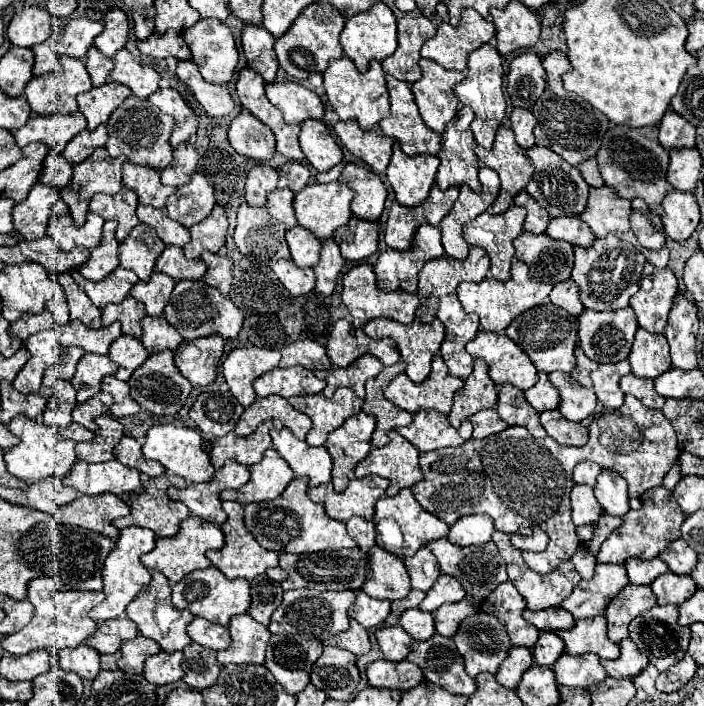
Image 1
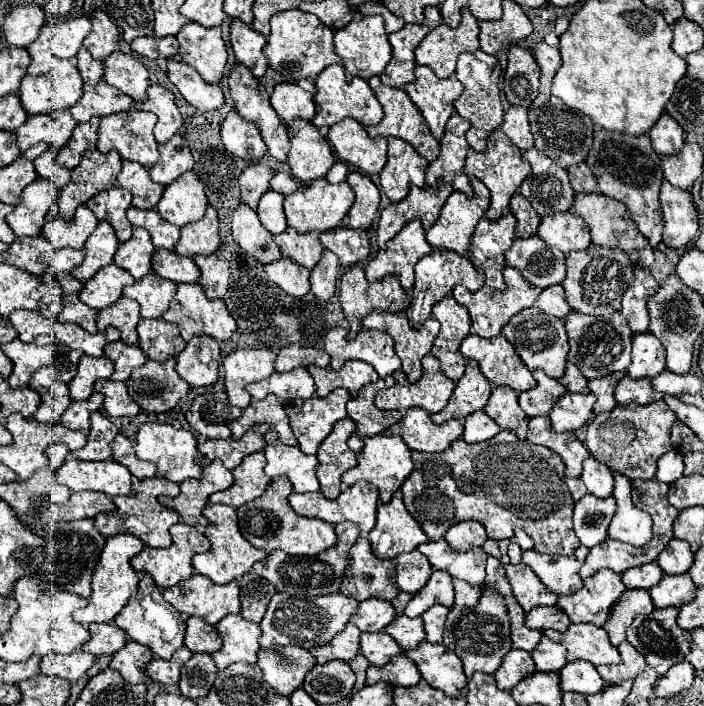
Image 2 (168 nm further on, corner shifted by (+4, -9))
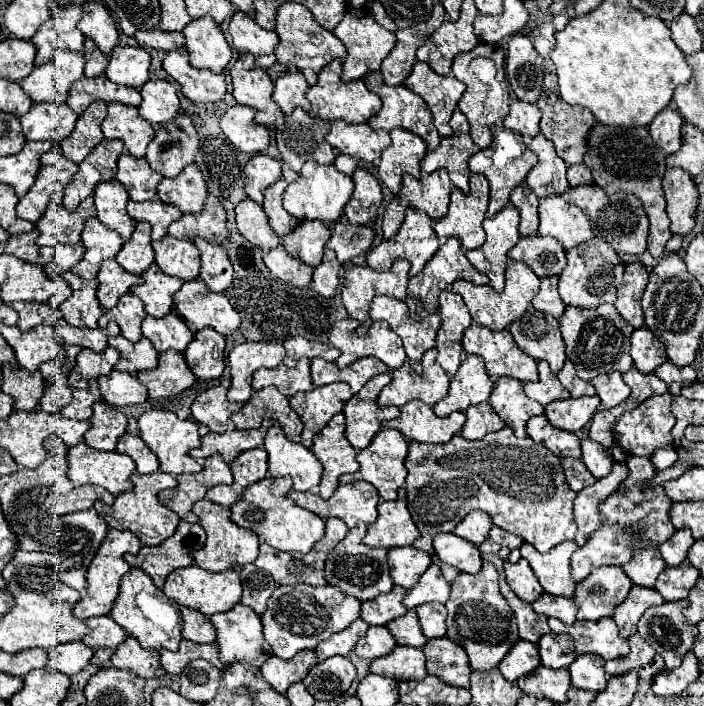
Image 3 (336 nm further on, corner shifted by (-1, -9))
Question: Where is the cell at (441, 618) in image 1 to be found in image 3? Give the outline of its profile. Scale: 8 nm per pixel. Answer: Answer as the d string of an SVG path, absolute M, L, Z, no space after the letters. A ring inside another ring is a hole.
M425 603L417 609L419 623L423 629L423 635L427 639L435 637L445 637L445 619L447 619L447 609L443 603Z

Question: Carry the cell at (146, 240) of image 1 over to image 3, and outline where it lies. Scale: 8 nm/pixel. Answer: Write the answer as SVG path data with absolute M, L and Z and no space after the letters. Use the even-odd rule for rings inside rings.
M137 223L131 239L123 243L123 247L117 253L115 261L127 273L141 275L143 271L147 271L151 267L151 263L155 263L155 255L153 253L155 251L151 247L151 227L147 223Z

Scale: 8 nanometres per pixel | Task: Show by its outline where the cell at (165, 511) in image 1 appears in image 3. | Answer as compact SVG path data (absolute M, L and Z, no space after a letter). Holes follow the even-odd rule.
M155 471L151 475L135 473L131 481L135 483L135 489L117 495L117 499L115 499L115 503L111 507L105 505L105 503L95 503L95 509L99 511L99 517L107 523L107 527L119 529L119 531L121 529L123 531L131 531L131 533L135 533L141 539L143 545L151 545L151 547L159 545L159 543L163 543L165 539L169 539L175 533L175 529L179 525L179 515L175 515L167 507L163 507L159 503L159 499L157 499L157 493L161 489L175 487L177 479L167 475L167 473L163 473L163 471Z

